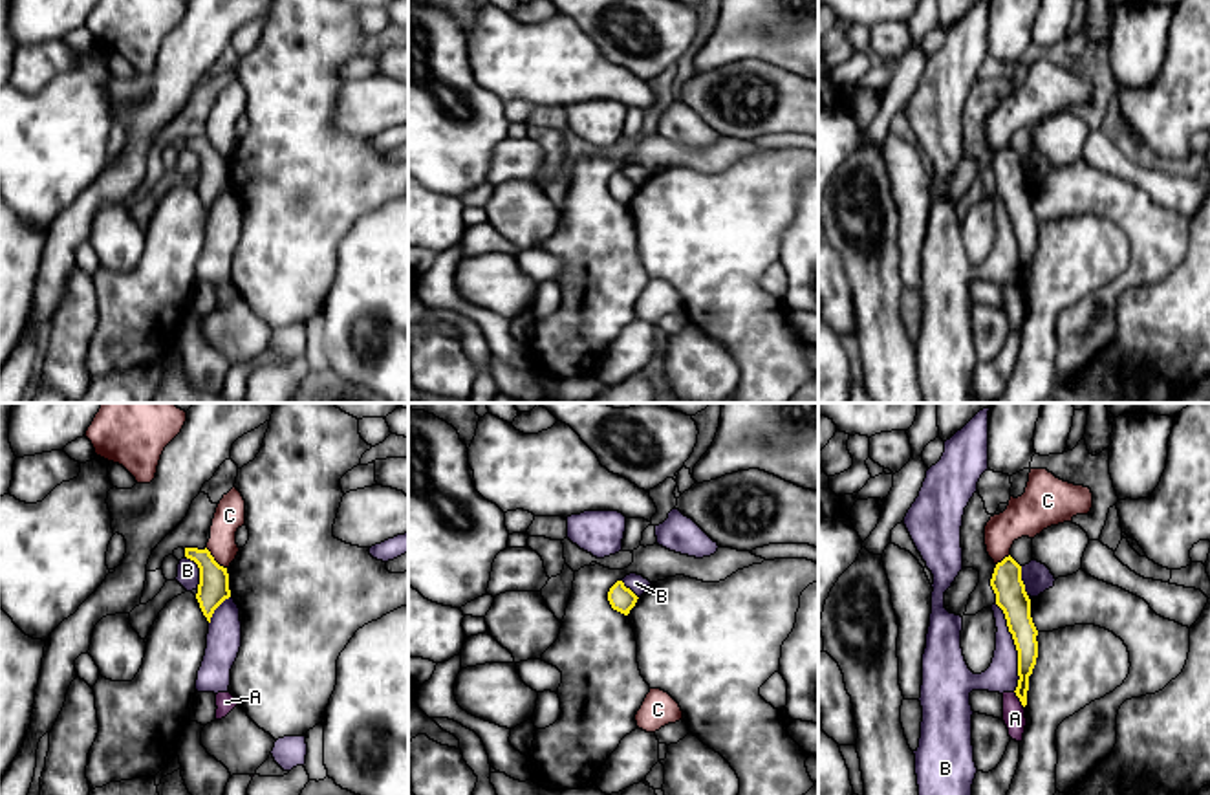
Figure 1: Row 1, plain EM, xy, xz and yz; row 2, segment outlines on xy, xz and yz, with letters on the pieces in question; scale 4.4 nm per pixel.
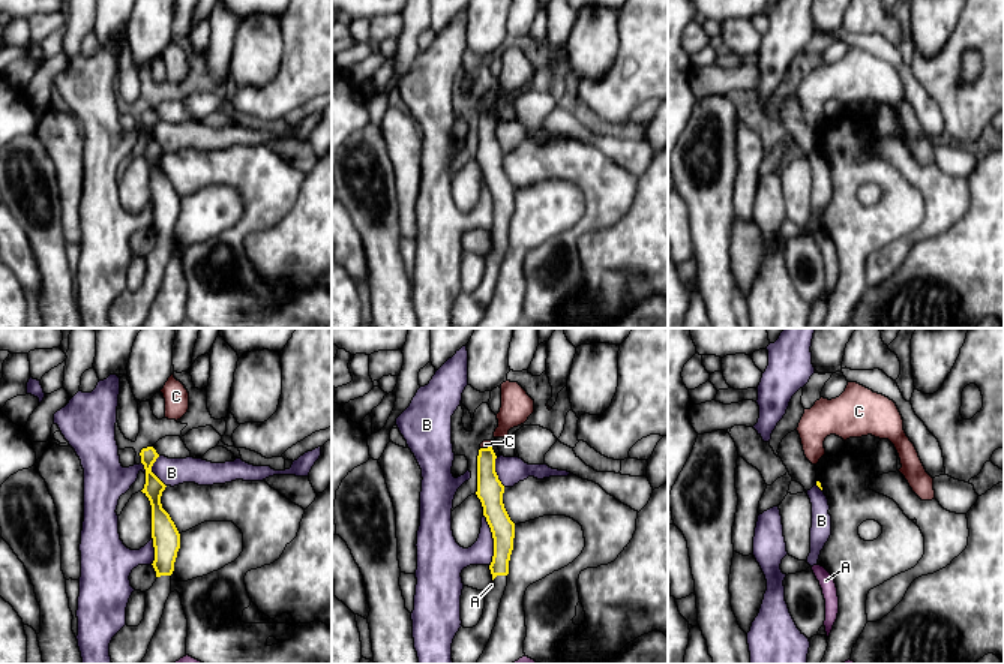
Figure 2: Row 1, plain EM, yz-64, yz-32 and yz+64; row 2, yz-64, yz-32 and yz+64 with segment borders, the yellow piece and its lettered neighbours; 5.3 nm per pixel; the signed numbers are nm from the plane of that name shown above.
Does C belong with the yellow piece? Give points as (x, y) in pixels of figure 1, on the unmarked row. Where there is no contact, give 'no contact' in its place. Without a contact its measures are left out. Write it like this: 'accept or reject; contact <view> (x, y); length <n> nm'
reject; contact xy (213, 149); length 140 nm

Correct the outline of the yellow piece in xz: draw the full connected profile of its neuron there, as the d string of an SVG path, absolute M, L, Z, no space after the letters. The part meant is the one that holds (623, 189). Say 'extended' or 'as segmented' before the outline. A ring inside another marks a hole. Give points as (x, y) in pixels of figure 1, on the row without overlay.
as segmented; M617 170L608 181L608 191L611 198L624 205L630 203L637 189L639 187L630 178L626 178L622 170Z

